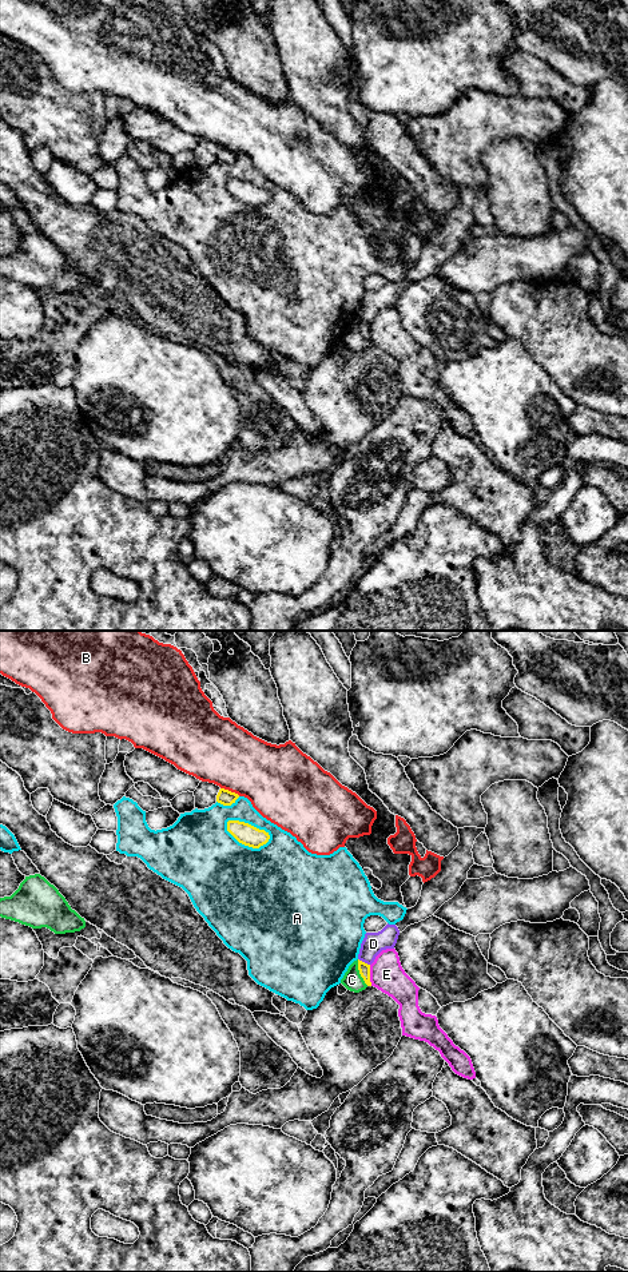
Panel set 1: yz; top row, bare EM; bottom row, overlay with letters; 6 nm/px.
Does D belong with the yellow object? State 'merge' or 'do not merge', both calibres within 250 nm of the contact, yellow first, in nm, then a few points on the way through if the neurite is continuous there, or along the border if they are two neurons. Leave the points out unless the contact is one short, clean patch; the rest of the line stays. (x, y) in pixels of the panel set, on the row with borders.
do not merge; 70 nm thick on the yellow side, 140 nm on the other; border along yz (358, 958), (369, 965)

